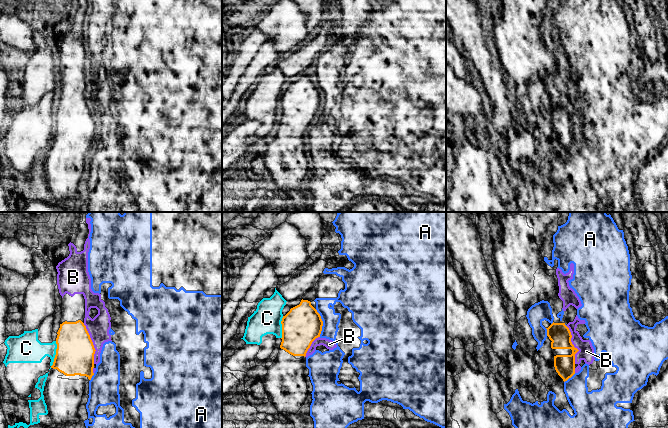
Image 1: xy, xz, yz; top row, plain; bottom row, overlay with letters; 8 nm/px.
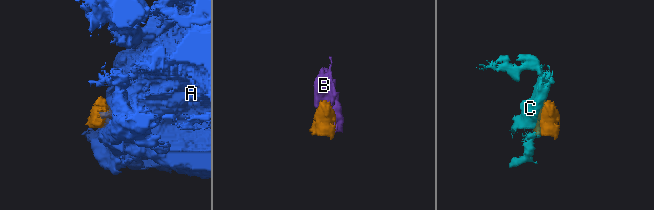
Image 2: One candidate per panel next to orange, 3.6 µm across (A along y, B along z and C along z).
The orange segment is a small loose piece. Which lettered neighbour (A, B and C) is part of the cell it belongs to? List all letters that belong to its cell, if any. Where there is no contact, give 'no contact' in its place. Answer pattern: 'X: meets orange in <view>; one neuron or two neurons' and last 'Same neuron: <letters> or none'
A: meets orange in xz; two neurons
B: meets orange in xy; one neuron
C: meets orange in xy; two neurons
Same neuron: B

